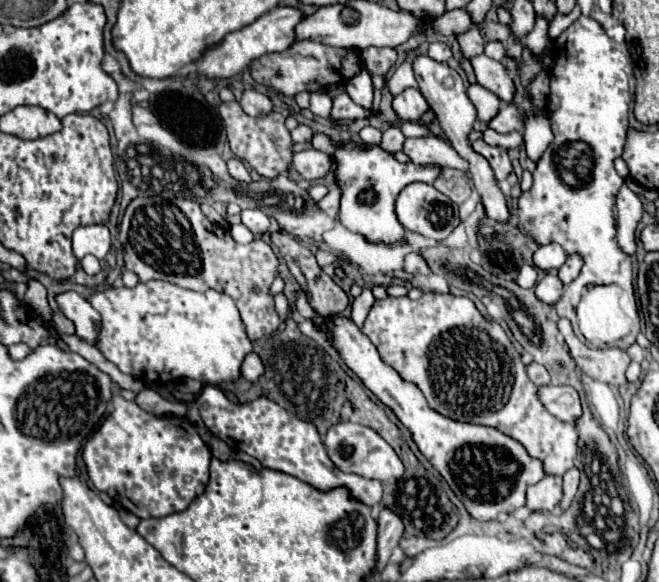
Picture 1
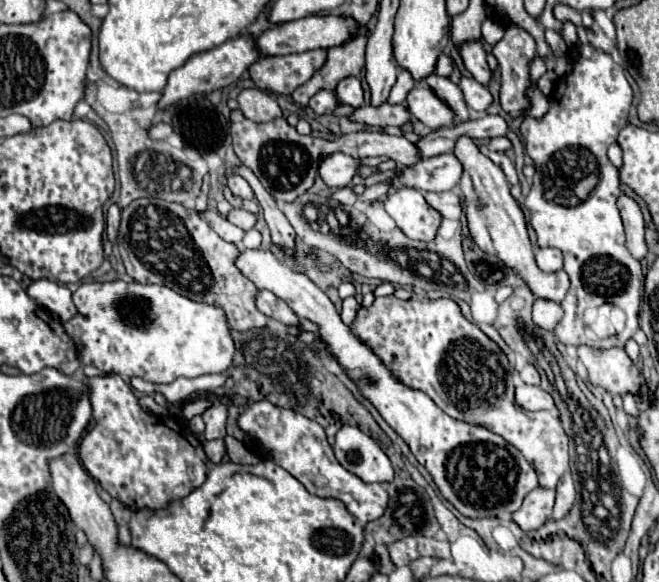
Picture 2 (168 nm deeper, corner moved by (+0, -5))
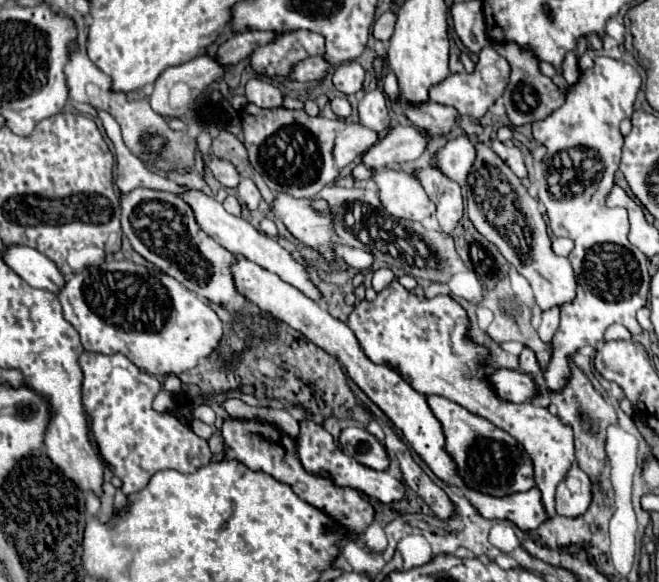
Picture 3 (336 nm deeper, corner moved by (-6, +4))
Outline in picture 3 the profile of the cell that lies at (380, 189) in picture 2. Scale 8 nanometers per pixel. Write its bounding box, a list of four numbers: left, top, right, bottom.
[414,166,462,234]

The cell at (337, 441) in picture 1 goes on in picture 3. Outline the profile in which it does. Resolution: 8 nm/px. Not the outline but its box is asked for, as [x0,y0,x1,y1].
[340,426,390,470]

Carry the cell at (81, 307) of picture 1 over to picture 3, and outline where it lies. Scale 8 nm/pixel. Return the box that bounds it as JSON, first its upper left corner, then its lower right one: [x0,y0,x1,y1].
[2,244,64,294]

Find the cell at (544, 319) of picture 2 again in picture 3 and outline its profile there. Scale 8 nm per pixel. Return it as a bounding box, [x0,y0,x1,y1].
[538,308,560,344]

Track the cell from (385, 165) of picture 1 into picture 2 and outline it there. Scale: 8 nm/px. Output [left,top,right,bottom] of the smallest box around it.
[392,155,462,191]

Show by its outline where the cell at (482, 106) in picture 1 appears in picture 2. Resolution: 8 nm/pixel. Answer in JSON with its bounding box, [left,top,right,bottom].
[460,77,492,111]

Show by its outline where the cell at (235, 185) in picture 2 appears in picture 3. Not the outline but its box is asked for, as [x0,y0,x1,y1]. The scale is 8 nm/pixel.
[236,178,262,210]

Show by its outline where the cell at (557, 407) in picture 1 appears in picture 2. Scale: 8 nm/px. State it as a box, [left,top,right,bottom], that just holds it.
[516,383,558,411]

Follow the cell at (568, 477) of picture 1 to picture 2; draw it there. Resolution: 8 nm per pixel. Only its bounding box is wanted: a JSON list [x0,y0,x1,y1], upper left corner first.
[552,473,576,519]

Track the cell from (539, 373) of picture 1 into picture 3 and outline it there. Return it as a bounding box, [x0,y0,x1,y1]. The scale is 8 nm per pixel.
[520,348,540,374]

